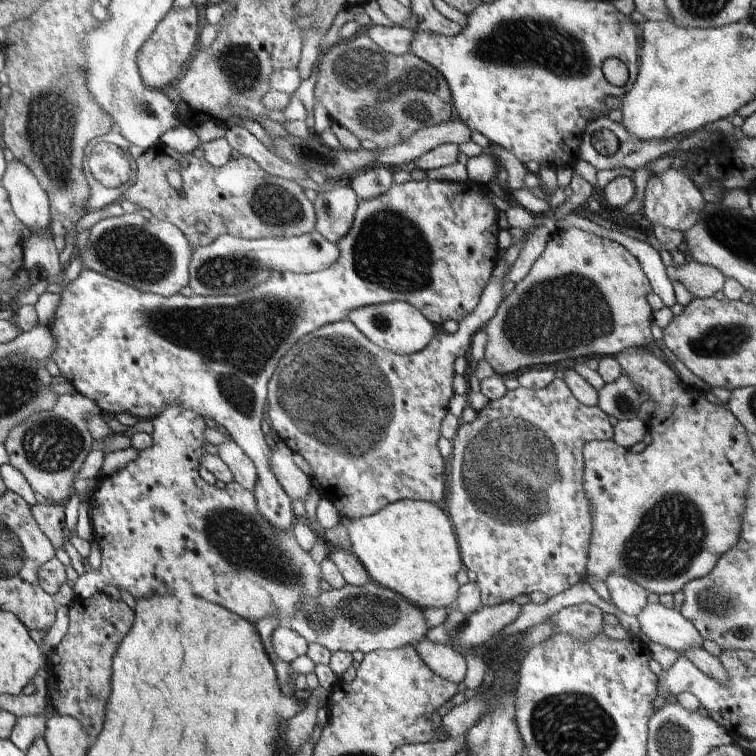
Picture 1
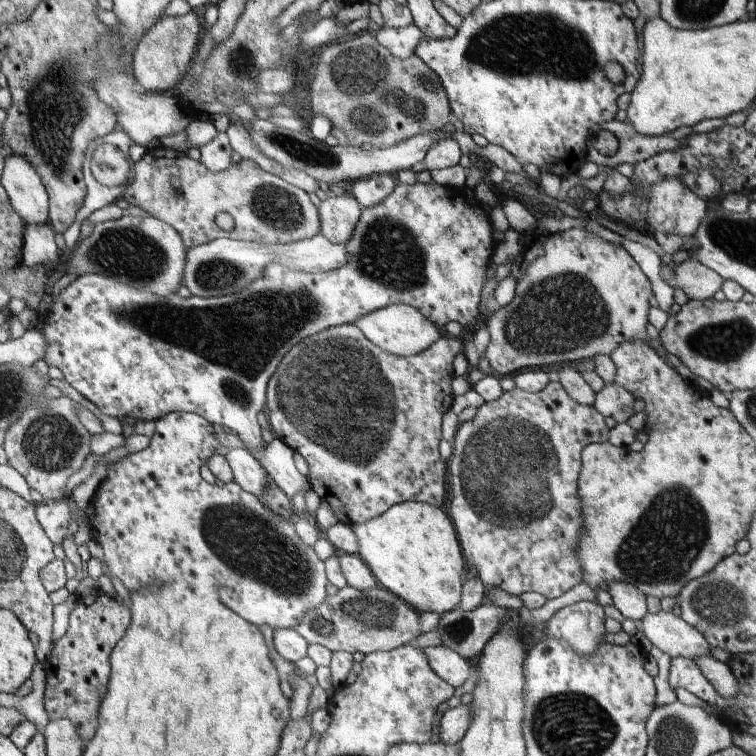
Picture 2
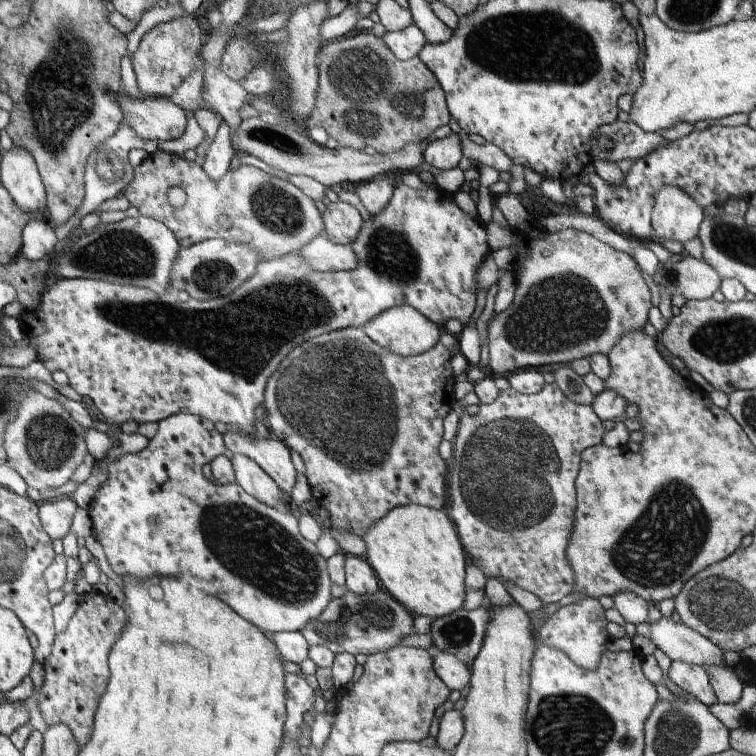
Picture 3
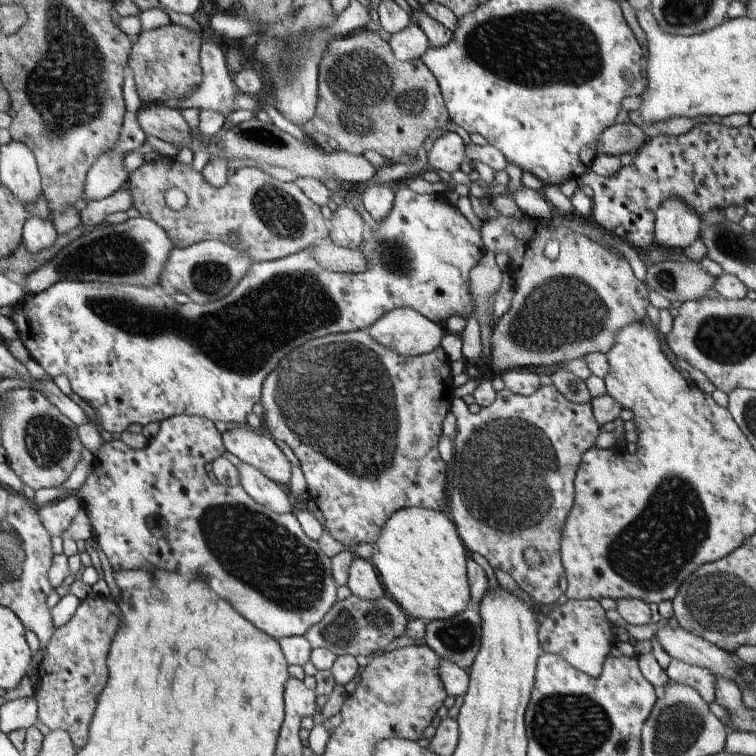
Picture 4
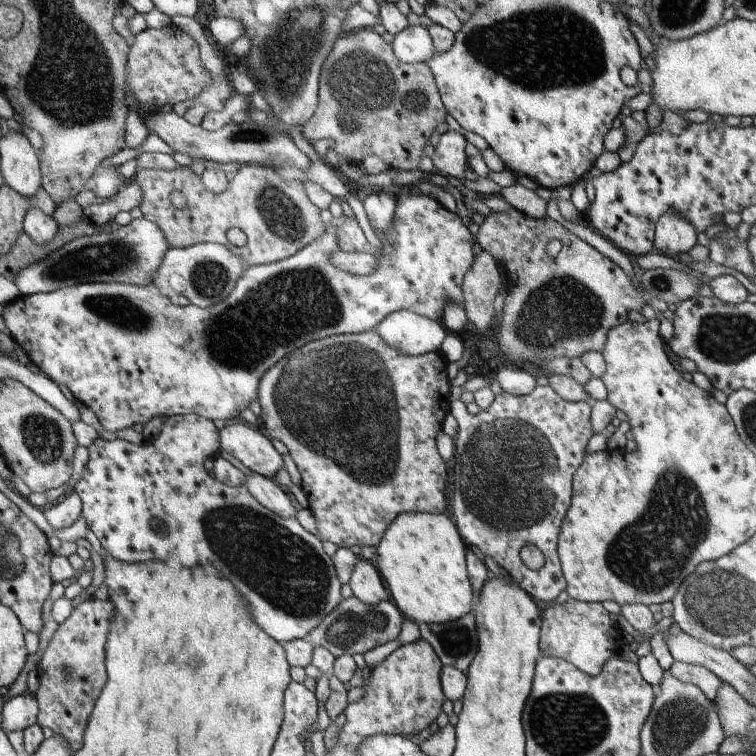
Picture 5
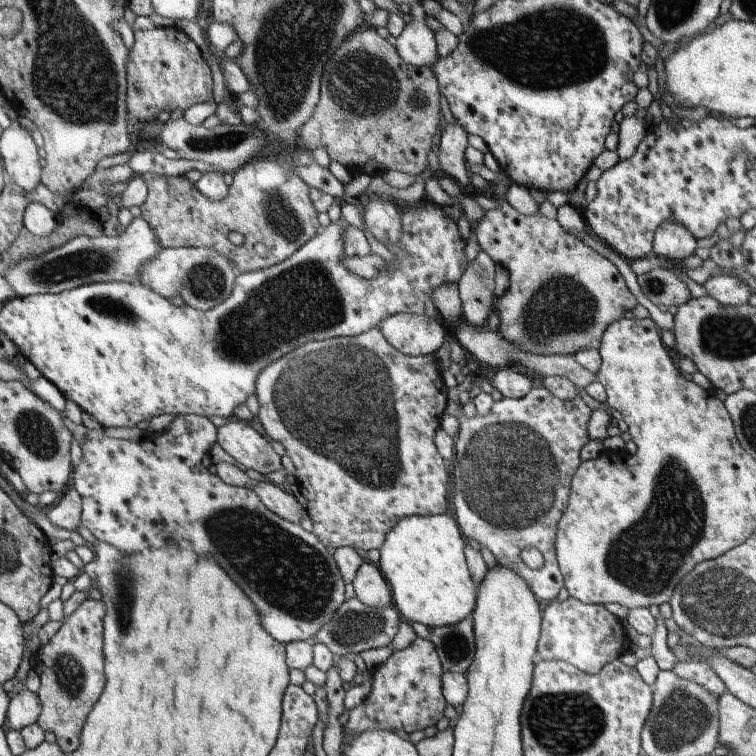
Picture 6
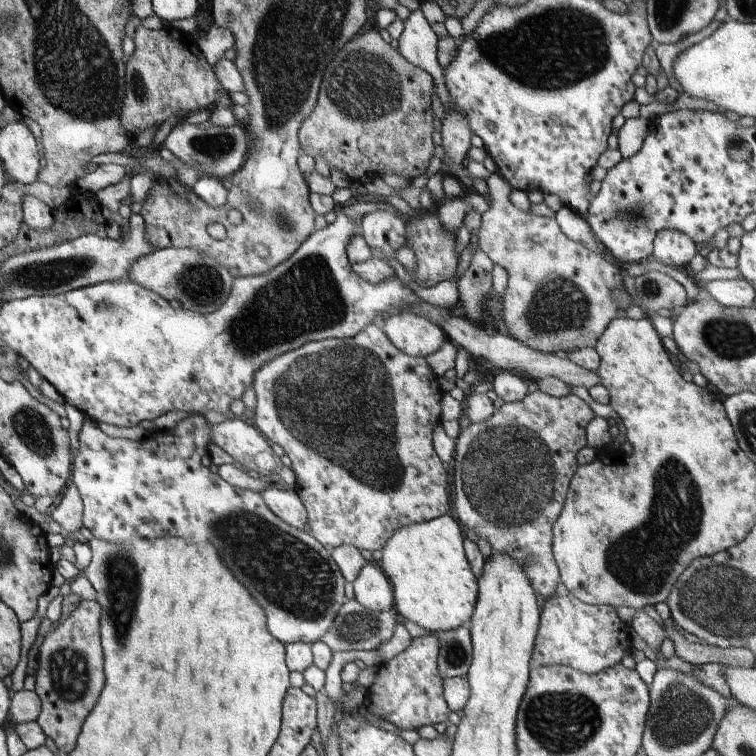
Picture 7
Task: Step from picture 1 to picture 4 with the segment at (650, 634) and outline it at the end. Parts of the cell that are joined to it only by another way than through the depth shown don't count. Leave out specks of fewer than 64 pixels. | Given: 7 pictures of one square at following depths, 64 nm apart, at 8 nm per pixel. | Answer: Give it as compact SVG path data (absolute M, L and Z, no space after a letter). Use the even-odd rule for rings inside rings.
M667 622L655 632L655 640L661 644L661 648L671 656L671 660L685 662L689 666L707 668L713 672L713 676L725 676L737 682L737 686L743 690L745 682L737 676L739 666L735 666L729 660L729 654L715 644L695 636L693 632L681 628L681 626L669 626Z

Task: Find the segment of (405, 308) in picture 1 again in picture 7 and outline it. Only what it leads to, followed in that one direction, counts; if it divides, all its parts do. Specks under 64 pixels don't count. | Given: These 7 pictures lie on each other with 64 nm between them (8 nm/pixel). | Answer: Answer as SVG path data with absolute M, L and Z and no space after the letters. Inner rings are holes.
M395 312L383 322L383 334L389 342L411 358L425 358L441 348L447 340L445 332L425 316Z

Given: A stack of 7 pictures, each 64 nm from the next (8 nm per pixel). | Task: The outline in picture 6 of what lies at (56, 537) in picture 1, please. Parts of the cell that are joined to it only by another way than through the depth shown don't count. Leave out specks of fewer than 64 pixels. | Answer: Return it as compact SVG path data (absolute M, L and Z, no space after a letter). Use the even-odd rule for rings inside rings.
M69 484L63 490L61 498L45 510L45 516L55 528L73 532L81 526L81 512L83 512L83 500L81 500L79 492Z

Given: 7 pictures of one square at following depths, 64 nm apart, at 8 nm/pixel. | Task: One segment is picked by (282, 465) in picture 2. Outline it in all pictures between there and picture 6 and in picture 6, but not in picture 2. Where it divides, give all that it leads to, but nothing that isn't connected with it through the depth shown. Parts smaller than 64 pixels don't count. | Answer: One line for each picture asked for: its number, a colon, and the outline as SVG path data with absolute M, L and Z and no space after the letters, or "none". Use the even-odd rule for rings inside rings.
3: M229 430L221 436L223 446L229 448L233 454L243 454L245 458L257 462L257 466L277 484L277 488L281 490L283 496L289 496L293 486L295 486L295 478L297 472L293 468L291 456L289 456L289 448L281 442L281 440L261 440L261 438L251 438L247 434L241 434L237 430Z
4: M247 424L227 428L221 436L225 452L231 452L241 462L251 464L263 476L287 490L291 482L291 464L279 450L275 440L265 438L261 432L251 430Z
5: M231 422L219 432L219 446L223 452L237 458L247 470L275 482L275 474L283 470L283 456L271 446L263 434L243 422Z
6: M231 420L217 428L217 444L227 452L239 466L259 474L275 472L281 466L281 456L271 448L271 442L263 438L263 432L255 432L243 420Z

